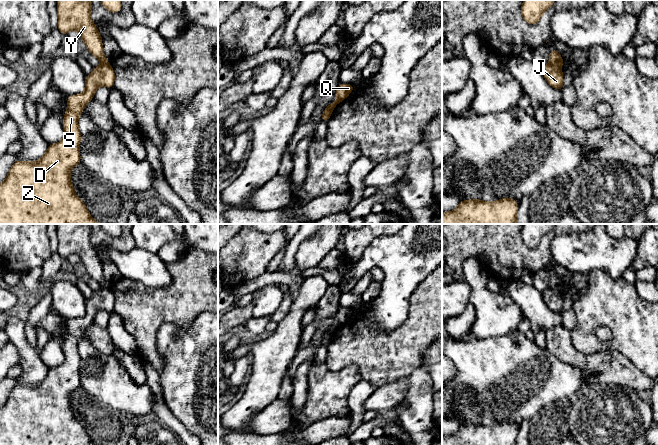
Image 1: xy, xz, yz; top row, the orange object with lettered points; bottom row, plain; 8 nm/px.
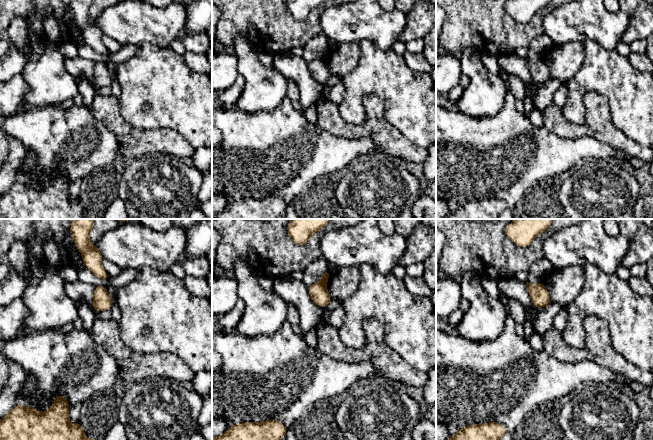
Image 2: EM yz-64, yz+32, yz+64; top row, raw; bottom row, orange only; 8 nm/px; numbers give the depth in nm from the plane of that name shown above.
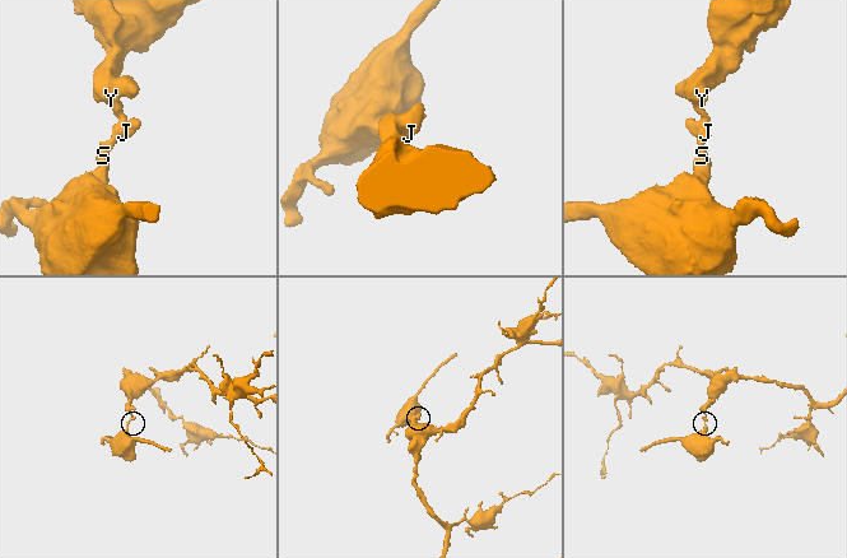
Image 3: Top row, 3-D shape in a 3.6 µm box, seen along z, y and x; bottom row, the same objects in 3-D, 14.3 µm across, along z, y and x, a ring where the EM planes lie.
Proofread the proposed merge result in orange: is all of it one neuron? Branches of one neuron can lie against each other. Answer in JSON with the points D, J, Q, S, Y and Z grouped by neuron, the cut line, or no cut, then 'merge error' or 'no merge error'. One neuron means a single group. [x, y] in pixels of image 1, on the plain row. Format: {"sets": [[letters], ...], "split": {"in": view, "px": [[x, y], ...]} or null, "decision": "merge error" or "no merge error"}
{"sets": [["D", "J", "Q", "S", "Z"], ["Y"]], "split": {"in": "yz", "px": [[549, 287], [559, 292]]}, "decision": "merge error"}

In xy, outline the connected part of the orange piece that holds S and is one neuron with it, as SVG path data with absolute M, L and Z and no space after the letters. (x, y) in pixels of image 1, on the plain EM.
M106 287L94 291L92 297L86 300L83 317L68 319L68 333L63 342L64 363L49 369L37 386L16 384L0 408L0 445L96 445L76 419L70 395L81 386L78 342L84 336L85 329L93 323L96 314L100 310L113 312L114 304L115 296L110 287Z

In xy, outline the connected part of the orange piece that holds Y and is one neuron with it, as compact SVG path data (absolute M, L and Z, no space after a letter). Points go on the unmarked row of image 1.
M57 224L57 253L64 260L71 254L77 254L90 279L98 282L103 289L109 286L104 279L103 262L91 243L91 233L90 224Z

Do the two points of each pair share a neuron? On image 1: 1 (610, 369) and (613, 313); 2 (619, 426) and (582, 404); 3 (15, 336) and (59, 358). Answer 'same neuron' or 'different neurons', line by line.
1: different neurons
2: same neuron
3: different neurons

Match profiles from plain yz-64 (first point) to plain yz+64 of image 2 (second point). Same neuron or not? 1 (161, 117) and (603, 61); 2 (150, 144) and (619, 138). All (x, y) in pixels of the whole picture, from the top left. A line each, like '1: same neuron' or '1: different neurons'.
1: same neuron
2: same neuron

